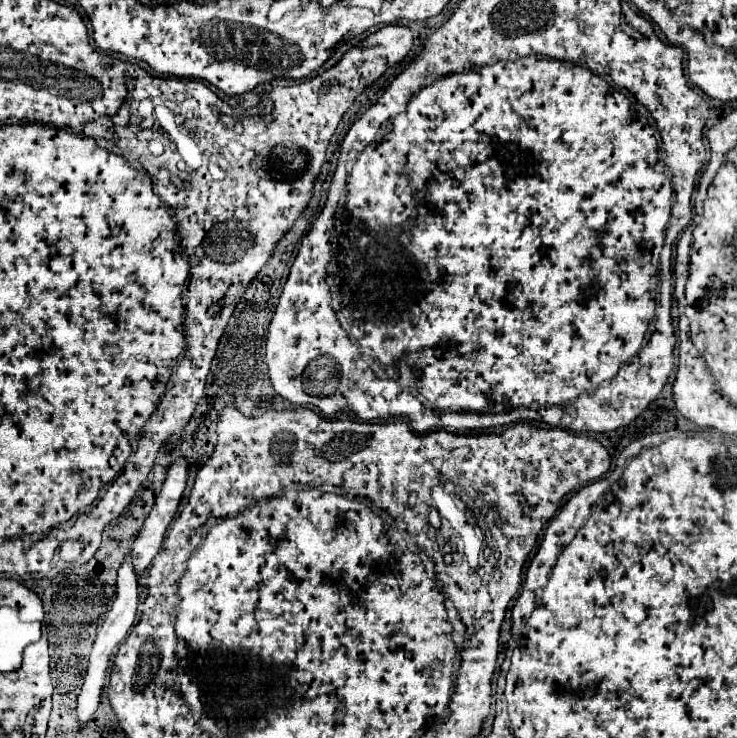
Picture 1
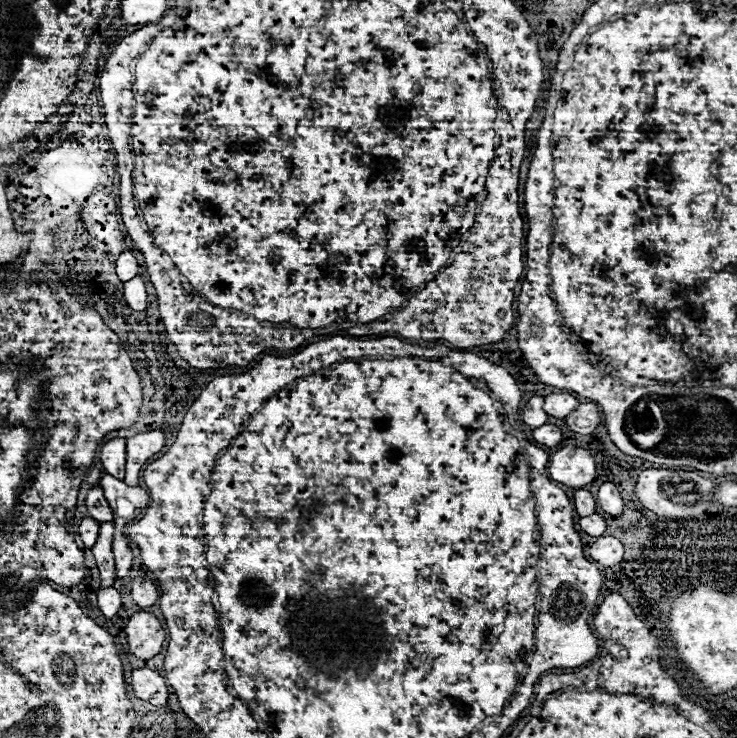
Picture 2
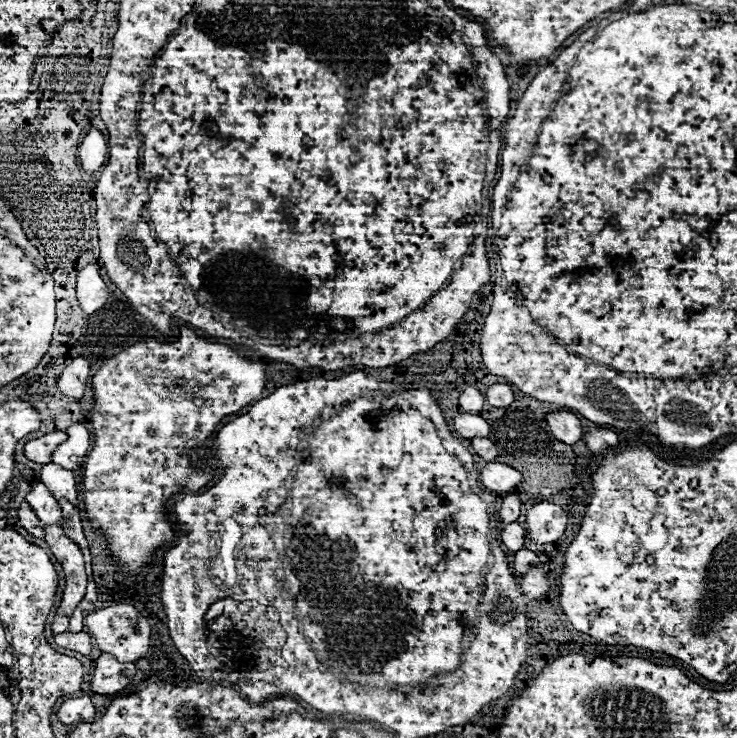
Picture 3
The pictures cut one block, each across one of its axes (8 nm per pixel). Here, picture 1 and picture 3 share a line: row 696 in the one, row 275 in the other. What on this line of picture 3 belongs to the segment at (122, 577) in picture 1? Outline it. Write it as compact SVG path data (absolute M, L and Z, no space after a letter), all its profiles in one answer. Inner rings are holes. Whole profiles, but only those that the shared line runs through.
M88 264L86 268L82 268L78 272L78 280L76 280L76 298L80 308L86 314L94 314L96 310L100 310L104 306L104 302L108 300L108 288L106 282L100 278L98 268Z

